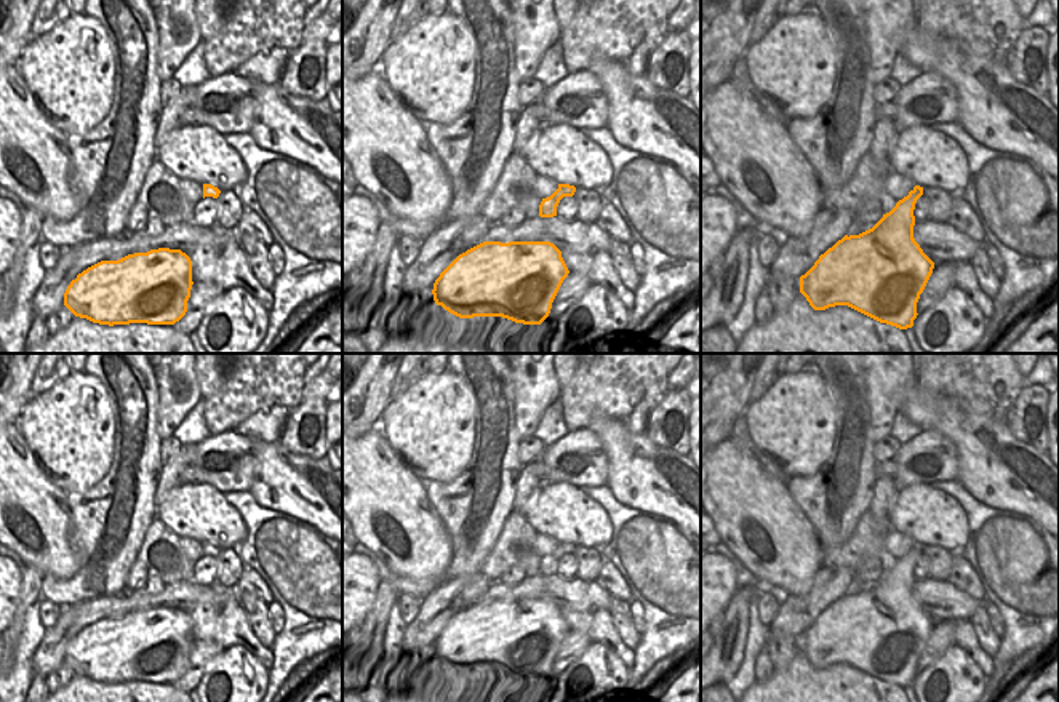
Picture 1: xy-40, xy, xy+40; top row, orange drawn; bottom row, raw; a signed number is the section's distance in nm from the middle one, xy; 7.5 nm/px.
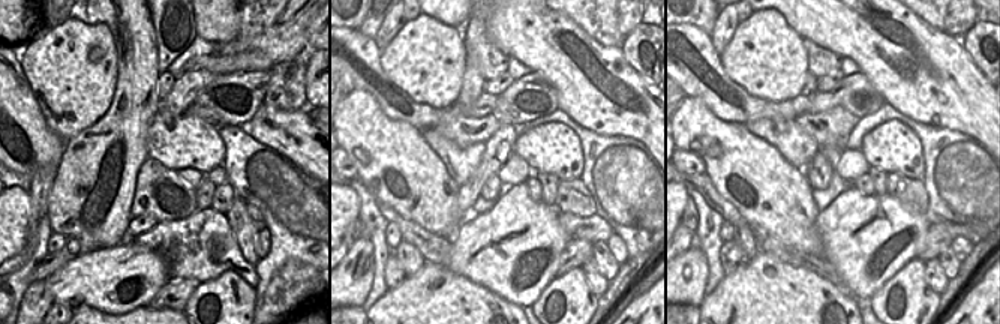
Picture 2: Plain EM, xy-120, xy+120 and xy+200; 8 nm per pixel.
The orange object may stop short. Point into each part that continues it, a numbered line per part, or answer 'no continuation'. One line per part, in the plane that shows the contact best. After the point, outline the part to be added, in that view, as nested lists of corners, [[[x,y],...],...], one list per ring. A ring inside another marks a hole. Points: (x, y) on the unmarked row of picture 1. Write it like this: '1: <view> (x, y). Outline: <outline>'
no continuation.

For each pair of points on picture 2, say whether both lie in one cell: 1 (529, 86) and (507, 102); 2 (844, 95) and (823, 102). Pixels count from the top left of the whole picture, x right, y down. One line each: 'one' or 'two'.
1: one
2: one

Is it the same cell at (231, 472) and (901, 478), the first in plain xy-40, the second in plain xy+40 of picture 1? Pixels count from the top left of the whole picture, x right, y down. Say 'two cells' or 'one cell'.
one cell

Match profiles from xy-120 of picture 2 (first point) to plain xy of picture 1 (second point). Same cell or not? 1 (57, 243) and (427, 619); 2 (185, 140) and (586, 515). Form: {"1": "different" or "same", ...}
{"1": "different", "2": "same"}

